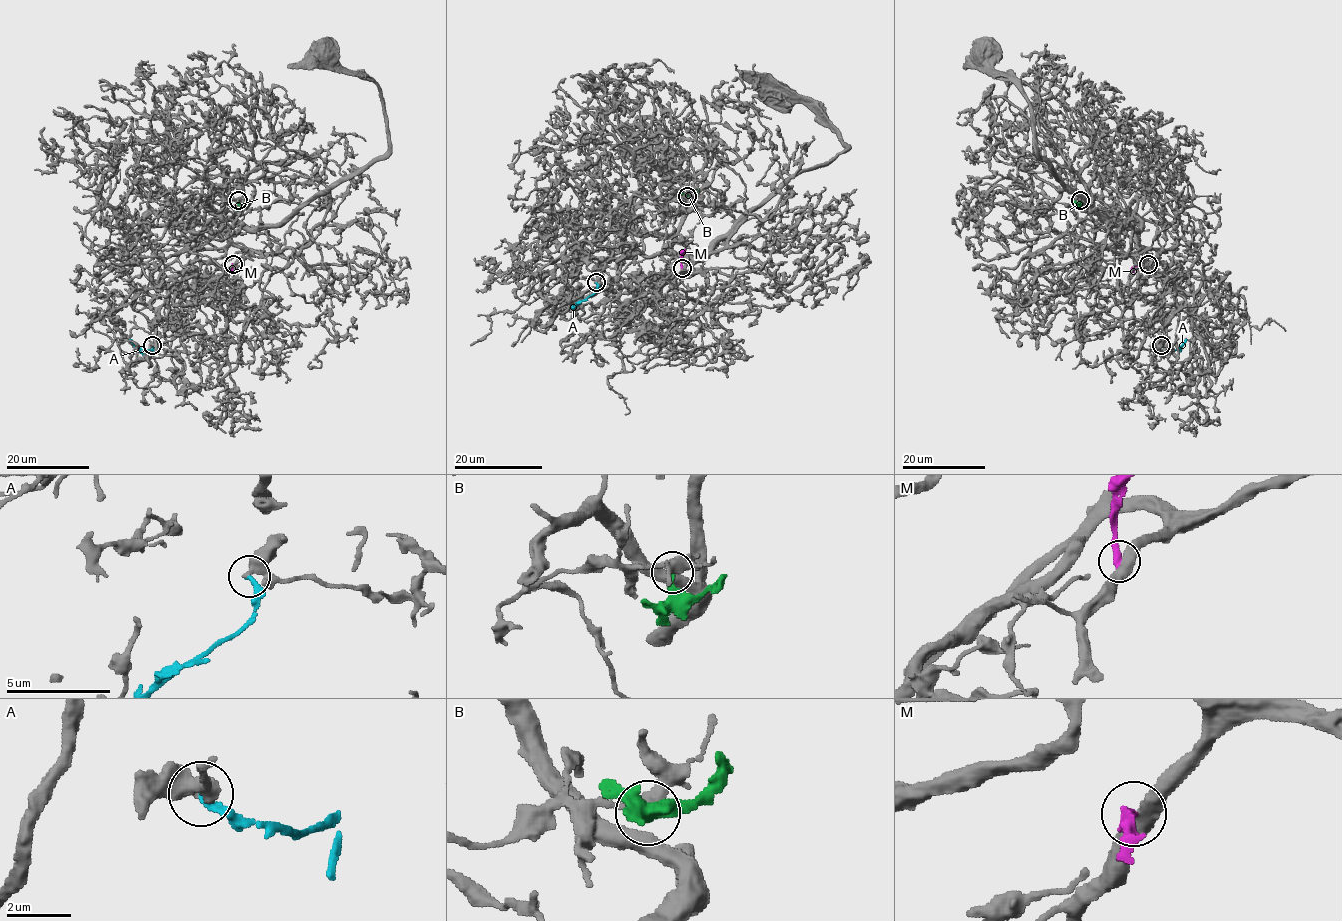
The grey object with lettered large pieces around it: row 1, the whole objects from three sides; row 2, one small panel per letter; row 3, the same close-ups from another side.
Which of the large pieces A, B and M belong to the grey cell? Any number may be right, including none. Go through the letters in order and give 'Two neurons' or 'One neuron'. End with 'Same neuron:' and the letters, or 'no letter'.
A: Two neurons
B: Two neurons
M: Two neurons
Same neuron: no letter

